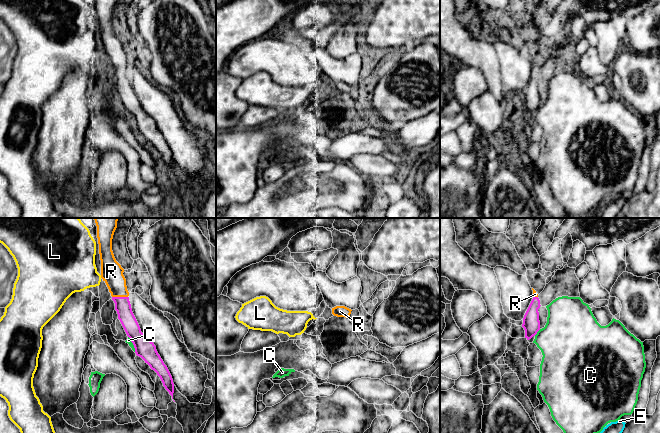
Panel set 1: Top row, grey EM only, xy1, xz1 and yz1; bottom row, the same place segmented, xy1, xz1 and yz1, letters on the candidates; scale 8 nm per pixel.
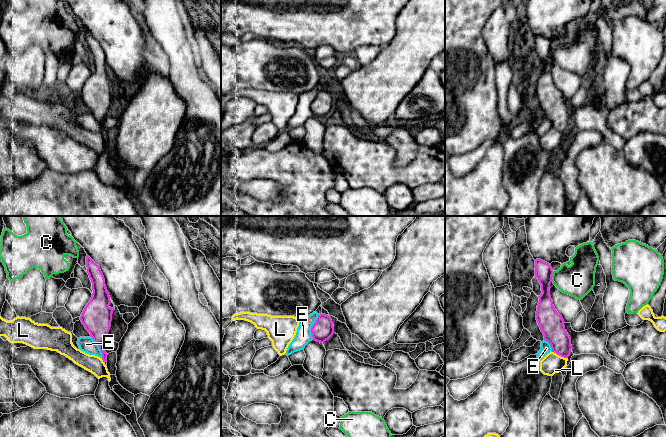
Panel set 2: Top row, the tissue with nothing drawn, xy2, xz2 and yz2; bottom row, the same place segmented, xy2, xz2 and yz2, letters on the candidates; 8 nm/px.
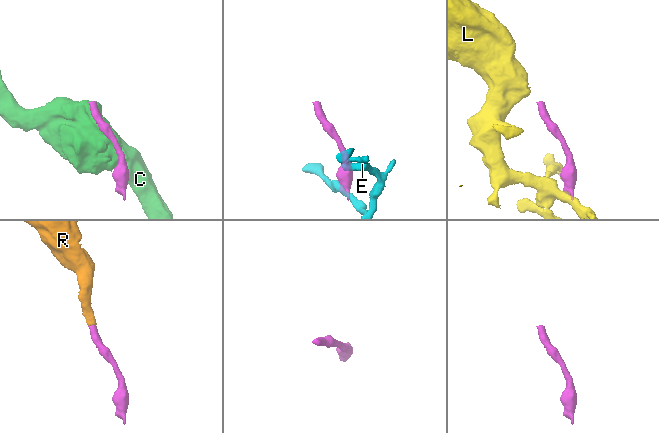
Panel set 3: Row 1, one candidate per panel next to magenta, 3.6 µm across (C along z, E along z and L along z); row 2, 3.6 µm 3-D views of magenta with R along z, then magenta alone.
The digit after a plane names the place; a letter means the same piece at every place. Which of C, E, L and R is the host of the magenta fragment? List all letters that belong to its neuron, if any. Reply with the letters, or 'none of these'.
R

